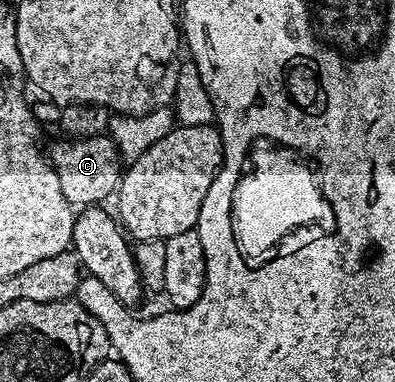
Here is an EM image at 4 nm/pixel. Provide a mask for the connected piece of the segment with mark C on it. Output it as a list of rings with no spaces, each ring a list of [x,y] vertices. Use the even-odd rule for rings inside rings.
[[[108,134],[96,135],[90,139],[62,138],[62,143],[57,143],[53,148],[48,148],[47,158],[57,170],[59,177],[59,189],[63,189],[63,197],[72,203],[74,208],[84,209],[94,205],[104,204],[105,198],[112,196],[117,190],[117,184],[121,181],[123,174],[123,160],[117,151],[117,146],[113,143]]]

